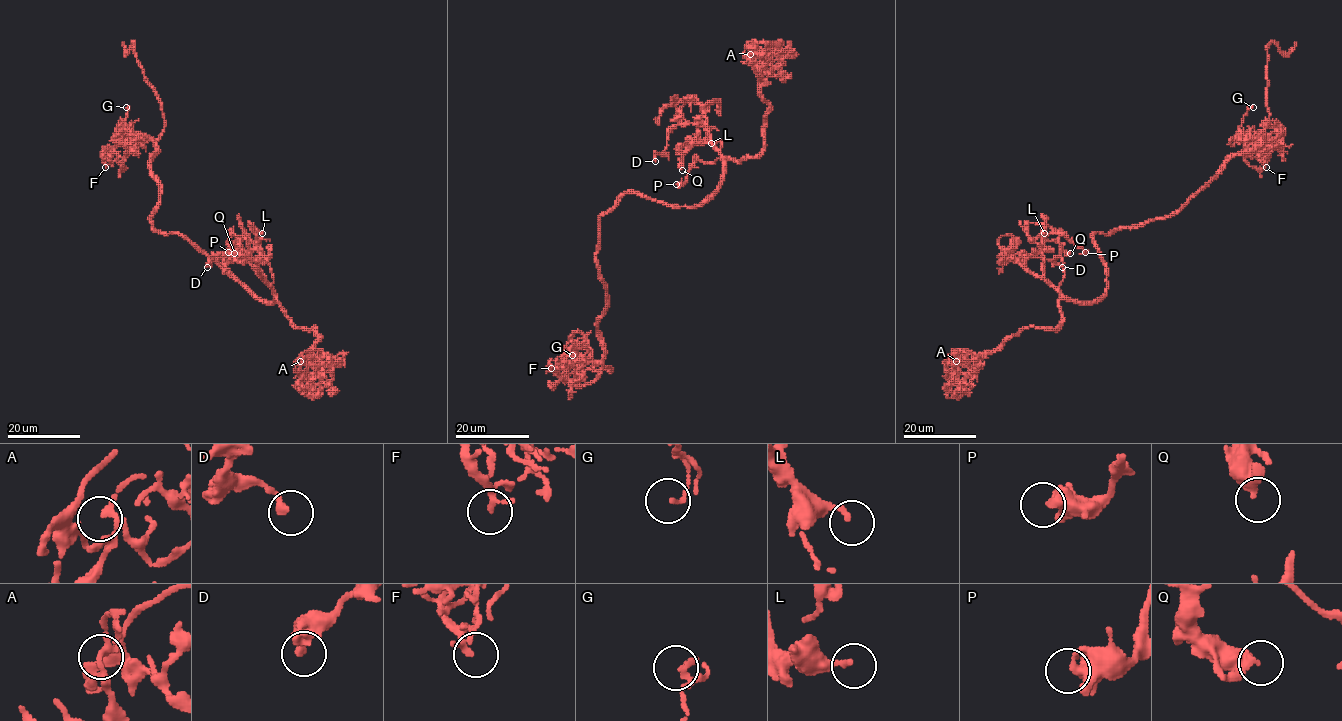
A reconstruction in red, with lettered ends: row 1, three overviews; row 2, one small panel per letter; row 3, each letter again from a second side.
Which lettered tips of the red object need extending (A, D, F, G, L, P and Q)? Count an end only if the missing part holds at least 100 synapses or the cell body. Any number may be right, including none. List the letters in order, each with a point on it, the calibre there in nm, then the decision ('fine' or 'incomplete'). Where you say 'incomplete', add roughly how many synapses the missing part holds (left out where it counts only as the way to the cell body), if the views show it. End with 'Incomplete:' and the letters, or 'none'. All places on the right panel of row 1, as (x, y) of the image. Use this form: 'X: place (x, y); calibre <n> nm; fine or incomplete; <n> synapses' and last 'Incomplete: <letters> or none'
A: place (956, 361); calibre 150 nm; fine
D: place (1062, 267); calibre 240 nm; fine
F: place (1266, 167); calibre 170 nm; fine
G: place (1253, 107); calibre 120 nm; fine
L: place (1044, 233); calibre 200 nm; fine
P: place (1085, 252); calibre 320 nm; fine
Q: place (1070, 253); calibre 460 nm; fine
Incomplete: none

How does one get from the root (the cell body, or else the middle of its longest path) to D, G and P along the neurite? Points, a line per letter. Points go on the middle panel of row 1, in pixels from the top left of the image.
D: (635, 192), (671, 206), (700, 206), (722, 175), (723, 156), (703, 123), (675, 125), (655, 161)
G: (635, 192), (599, 217), (603, 358), (596, 362), (573, 341), (572, 355)
P: (635, 192), (671, 206), (700, 206), (716, 189), (723, 161), (697, 158), (687, 180), (676, 184)

